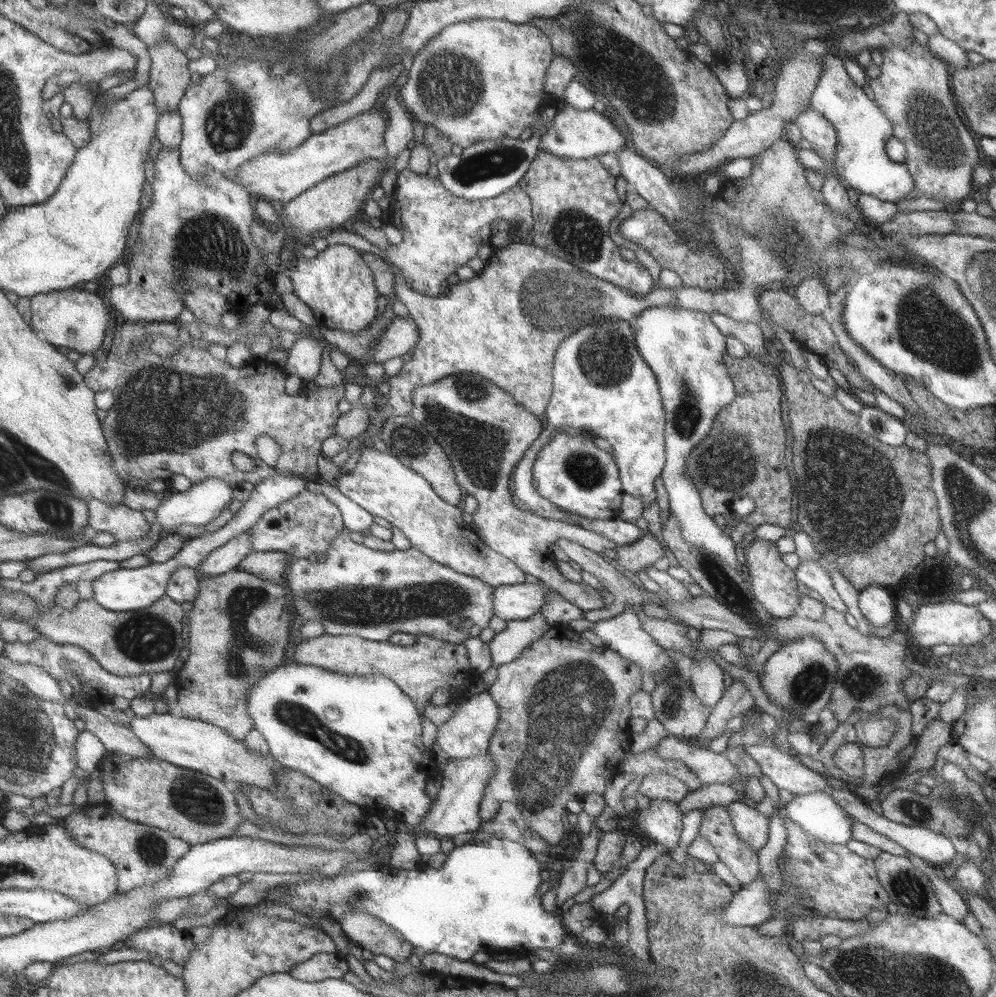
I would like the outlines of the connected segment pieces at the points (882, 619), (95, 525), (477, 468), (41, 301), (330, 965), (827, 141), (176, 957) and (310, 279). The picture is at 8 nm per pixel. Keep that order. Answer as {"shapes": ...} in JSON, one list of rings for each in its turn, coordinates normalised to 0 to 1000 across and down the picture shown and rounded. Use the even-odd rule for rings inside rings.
{"shapes":[[[[876,588],[863,593],[861,604],[867,619],[878,628],[890,628],[898,620],[898,600],[890,589]]],[[[94,498],[88,501],[87,509],[90,514],[89,528],[94,534],[109,534],[115,539],[115,544],[122,543],[137,543],[143,539],[149,537],[152,528],[149,526],[145,517],[140,512],[129,510],[122,505],[116,505],[116,507],[108,507],[101,502]]],[[[478,375],[448,377],[435,385],[422,387],[416,390],[414,405],[411,417],[422,423],[448,451],[449,457],[454,460],[462,488],[466,488],[466,493],[480,503],[480,512],[474,519],[479,529],[478,536],[486,546],[516,563],[527,575],[538,578],[550,591],[585,613],[608,609],[596,590],[586,584],[570,584],[566,578],[562,578],[552,547],[564,540],[605,556],[608,550],[617,551],[620,546],[583,528],[548,522],[514,508],[514,493],[510,489],[512,475],[546,431],[540,416],[520,404],[508,390]]],[[[79,288],[40,295],[29,300],[32,328],[40,333],[50,345],[70,349],[82,356],[100,350],[106,329],[108,329],[108,311],[98,294]]],[[[335,955],[317,957],[307,965],[296,967],[290,976],[302,984],[322,984],[343,982],[350,973],[352,969],[346,960]]],[[[814,103],[809,104],[806,112],[798,116],[797,123],[803,129],[805,139],[815,143],[816,151],[825,156],[831,164],[835,164],[839,158],[839,144],[841,144],[839,127],[821,110],[815,108]]],[[[167,927],[158,931],[150,929],[145,933],[135,935],[133,939],[129,939],[128,943],[114,947],[111,952],[118,953],[127,950],[146,953],[157,957],[157,964],[159,965],[171,962],[185,969],[185,964],[191,958],[195,948],[197,946],[189,935],[179,933],[174,927]]],[[[347,245],[330,246],[315,259],[298,256],[298,267],[287,271],[292,278],[297,296],[315,313],[319,327],[356,335],[370,329],[378,319],[379,301],[382,297],[377,287],[377,278],[369,269],[364,254]]]]}

